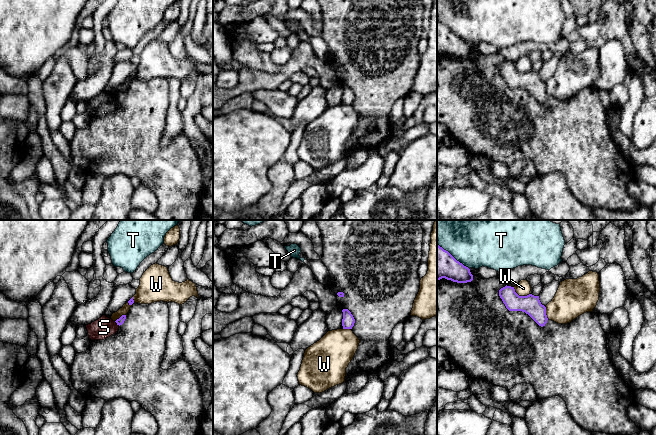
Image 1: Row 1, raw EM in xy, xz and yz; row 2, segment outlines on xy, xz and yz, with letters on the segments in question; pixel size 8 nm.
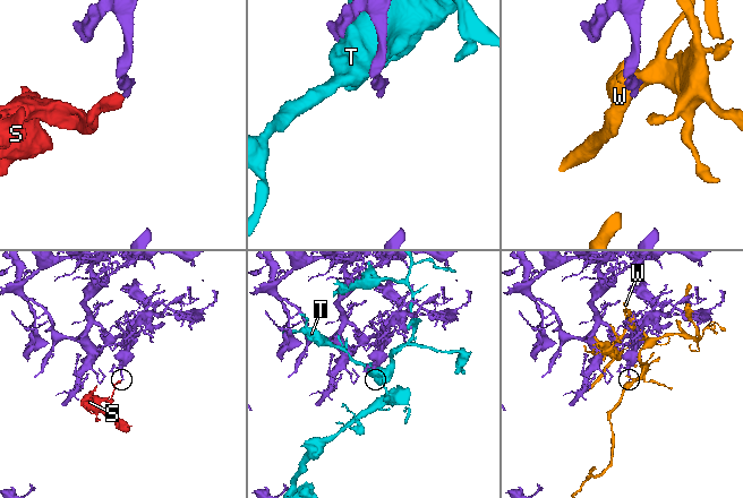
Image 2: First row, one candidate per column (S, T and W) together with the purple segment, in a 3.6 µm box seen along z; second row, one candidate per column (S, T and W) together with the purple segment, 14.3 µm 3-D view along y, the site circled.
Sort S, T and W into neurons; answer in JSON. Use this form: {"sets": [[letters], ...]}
{"sets": [["S"], ["T"], ["W"]]}

